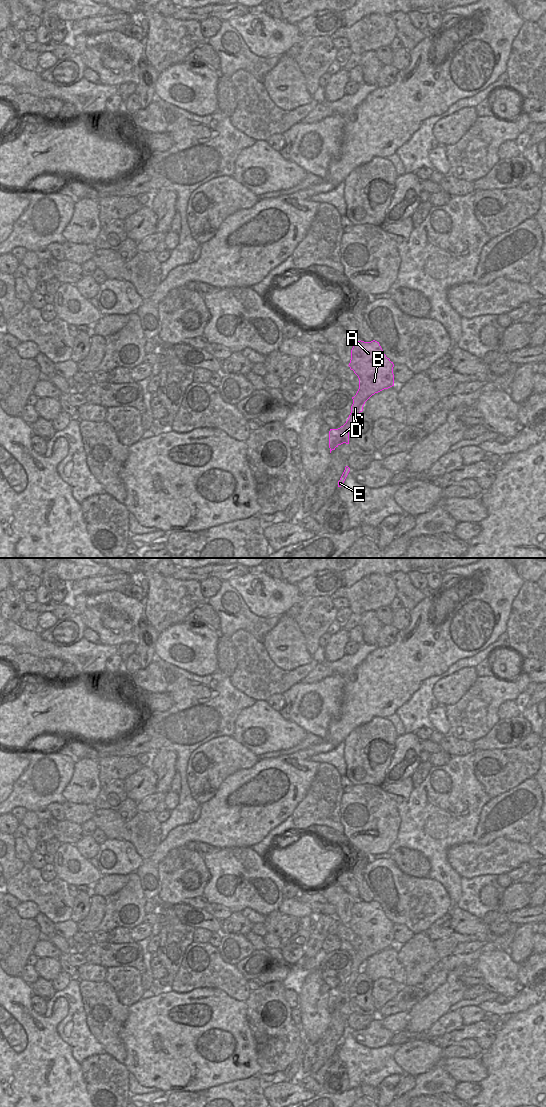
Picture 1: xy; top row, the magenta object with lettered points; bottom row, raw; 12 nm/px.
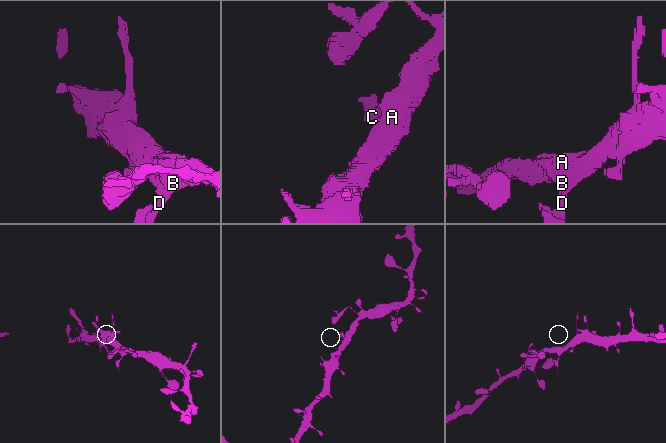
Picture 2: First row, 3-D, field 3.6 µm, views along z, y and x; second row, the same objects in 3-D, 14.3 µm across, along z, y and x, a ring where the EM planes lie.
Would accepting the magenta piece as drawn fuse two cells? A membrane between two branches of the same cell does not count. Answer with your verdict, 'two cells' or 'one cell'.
one cell

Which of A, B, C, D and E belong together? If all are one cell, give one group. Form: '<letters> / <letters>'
A B C D E

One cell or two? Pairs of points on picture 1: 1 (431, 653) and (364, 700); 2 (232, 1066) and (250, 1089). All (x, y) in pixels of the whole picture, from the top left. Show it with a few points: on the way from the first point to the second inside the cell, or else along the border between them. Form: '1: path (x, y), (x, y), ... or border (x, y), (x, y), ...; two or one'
1: path (414, 662), (407, 662), (381, 684); one
2: border (257, 1074), (219, 1084); two

